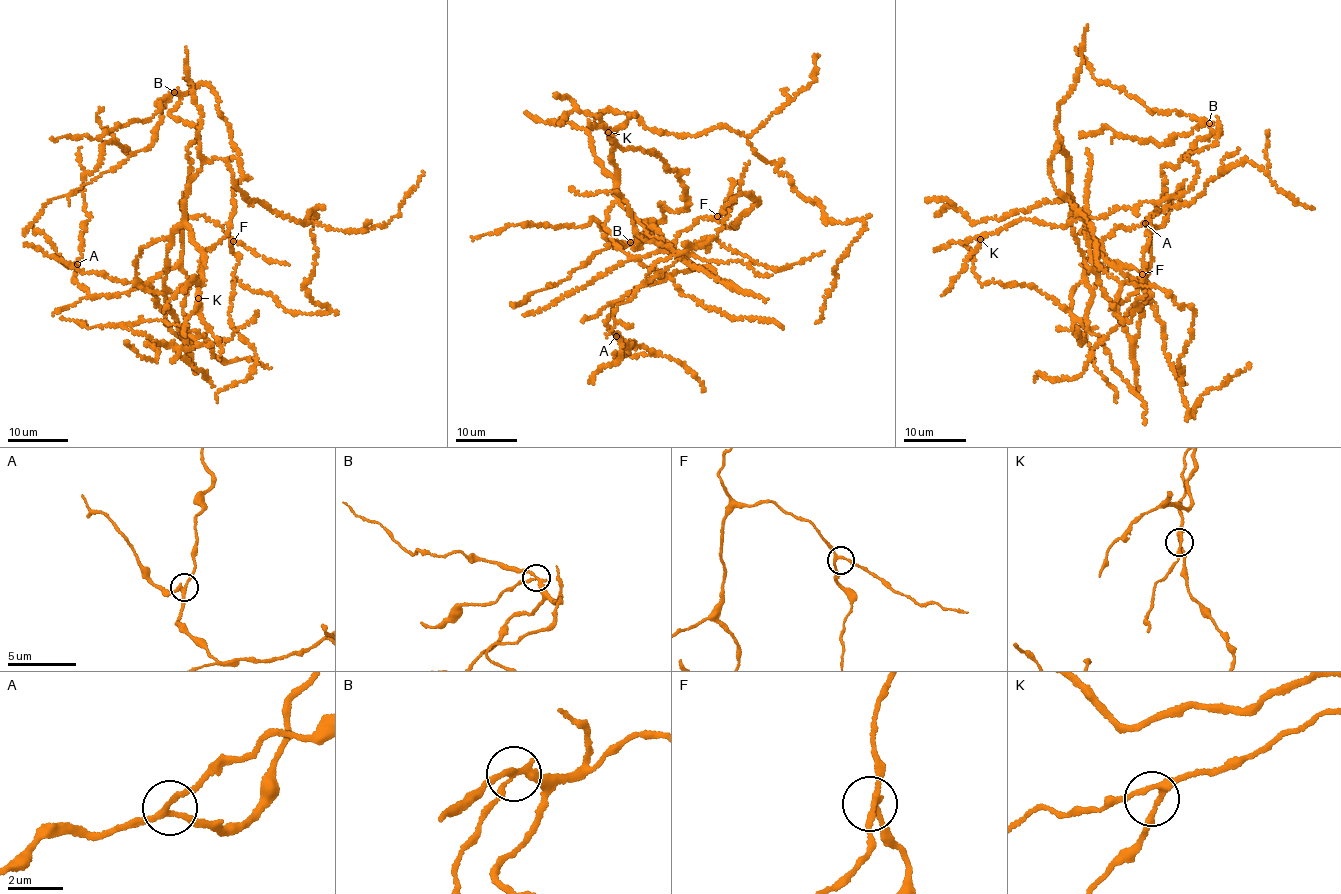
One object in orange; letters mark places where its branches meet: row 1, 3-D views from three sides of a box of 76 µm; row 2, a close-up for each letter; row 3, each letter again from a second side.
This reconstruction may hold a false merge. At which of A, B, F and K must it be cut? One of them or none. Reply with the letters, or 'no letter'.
B

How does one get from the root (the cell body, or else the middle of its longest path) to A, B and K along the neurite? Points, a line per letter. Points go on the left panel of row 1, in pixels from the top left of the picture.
A: (173, 315), (183, 331), (189, 277), (176, 267), (126, 293), (97, 296), (72, 279), (77, 264)
B: (173, 315), (183, 331), (181, 204), (198, 136), (170, 115), (174, 91)
K: (173, 315), (183, 331), (181, 204), (198, 135), (170, 115), (201, 84), (243, 176), (198, 298)

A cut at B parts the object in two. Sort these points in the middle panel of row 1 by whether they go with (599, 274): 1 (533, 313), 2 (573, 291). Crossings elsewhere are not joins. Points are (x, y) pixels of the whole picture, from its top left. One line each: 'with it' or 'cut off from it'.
1: with it
2: with it

